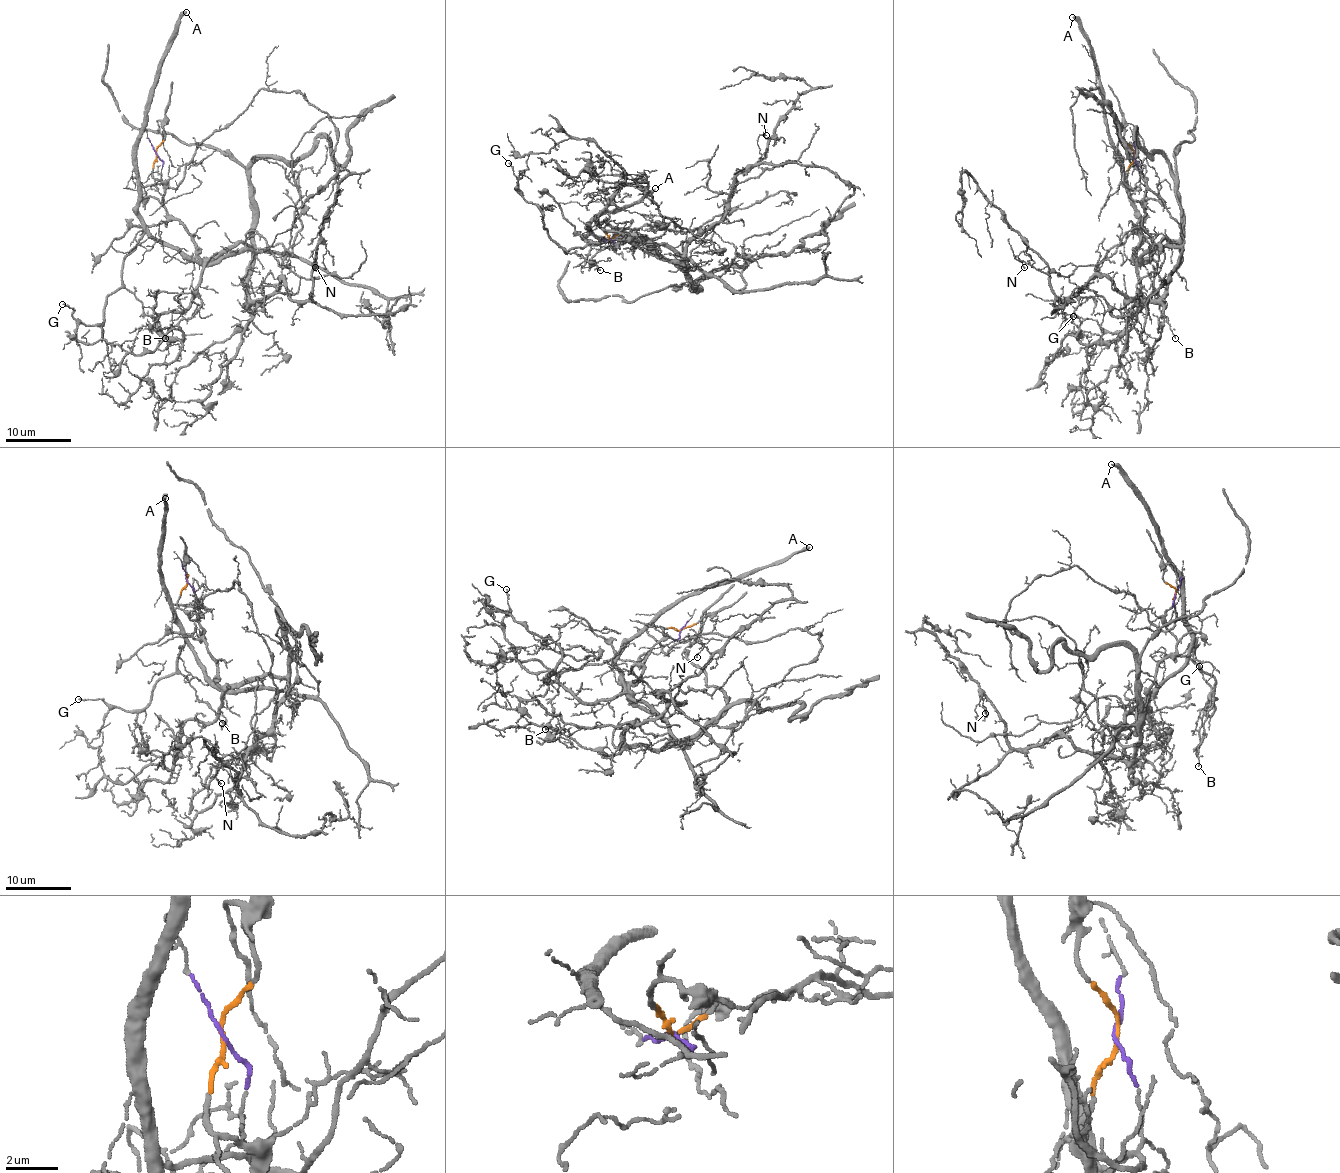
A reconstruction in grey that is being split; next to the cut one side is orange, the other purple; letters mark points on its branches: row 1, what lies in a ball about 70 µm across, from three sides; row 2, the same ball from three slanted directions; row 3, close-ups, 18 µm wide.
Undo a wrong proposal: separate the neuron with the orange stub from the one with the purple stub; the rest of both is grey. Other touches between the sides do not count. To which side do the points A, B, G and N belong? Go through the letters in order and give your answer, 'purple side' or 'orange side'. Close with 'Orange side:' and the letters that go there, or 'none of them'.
A: purple side
B: purple side
G: purple side
N: orange side
Orange side: N

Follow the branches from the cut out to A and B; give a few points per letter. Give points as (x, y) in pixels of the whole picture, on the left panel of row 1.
A: (155, 153), (162, 162), (161, 181), (142, 186), (136, 142), (148, 93), (174, 25), (186, 12)
B: (155, 153), (162, 162), (161, 183), (140, 189), (143, 235), (124, 259), (123, 285), (165, 338)

